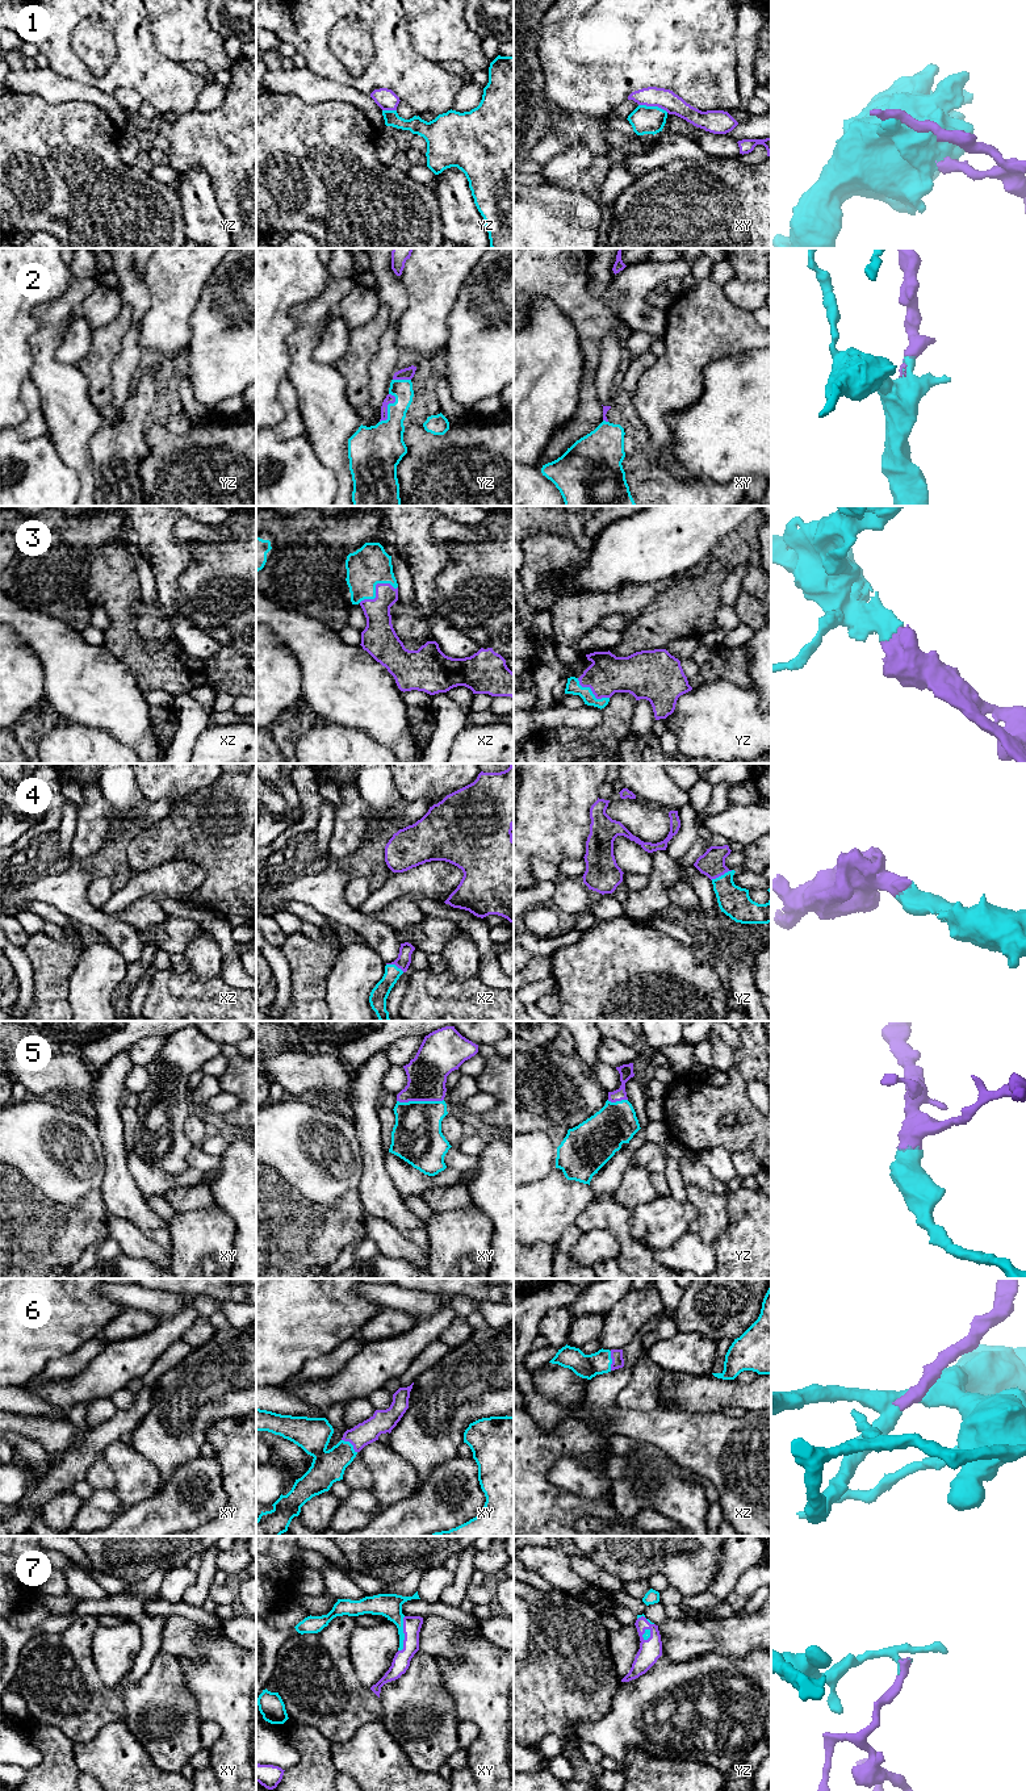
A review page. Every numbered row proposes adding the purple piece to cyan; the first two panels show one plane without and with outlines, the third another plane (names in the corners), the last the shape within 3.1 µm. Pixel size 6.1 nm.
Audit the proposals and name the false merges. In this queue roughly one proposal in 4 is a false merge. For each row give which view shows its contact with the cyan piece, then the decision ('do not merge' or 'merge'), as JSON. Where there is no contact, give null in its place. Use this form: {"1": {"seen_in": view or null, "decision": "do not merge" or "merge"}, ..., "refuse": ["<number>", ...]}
{"1": {"seen_in": "xy", "decision": "do not merge"}, "2": {"seen_in": "yz", "decision": "merge"}, "3": {"seen_in": "xz", "decision": "merge"}, "4": {"seen_in": "yz", "decision": "merge"}, "5": {"seen_in": "xy", "decision": "merge"}, "6": {"seen_in": "xy", "decision": "merge"}, "7": {"seen_in": "xy", "decision": "merge"}, "refuse": ["1"]}

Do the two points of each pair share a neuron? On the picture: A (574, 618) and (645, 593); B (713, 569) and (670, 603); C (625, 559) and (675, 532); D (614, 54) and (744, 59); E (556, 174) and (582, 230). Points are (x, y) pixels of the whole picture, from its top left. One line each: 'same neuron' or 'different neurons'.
A: same neuron
B: same neuron
C: same neuron
D: different neurons
E: different neurons

